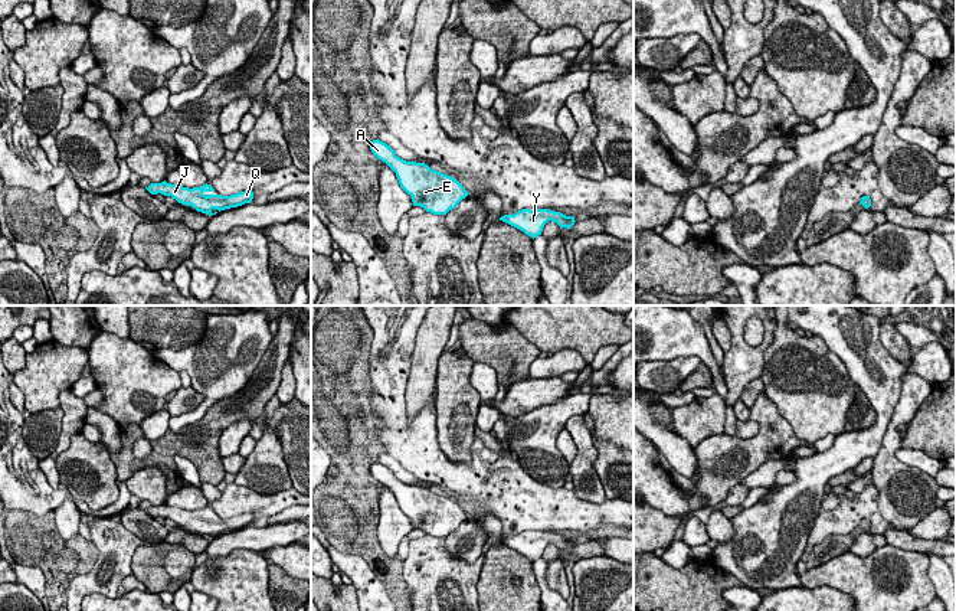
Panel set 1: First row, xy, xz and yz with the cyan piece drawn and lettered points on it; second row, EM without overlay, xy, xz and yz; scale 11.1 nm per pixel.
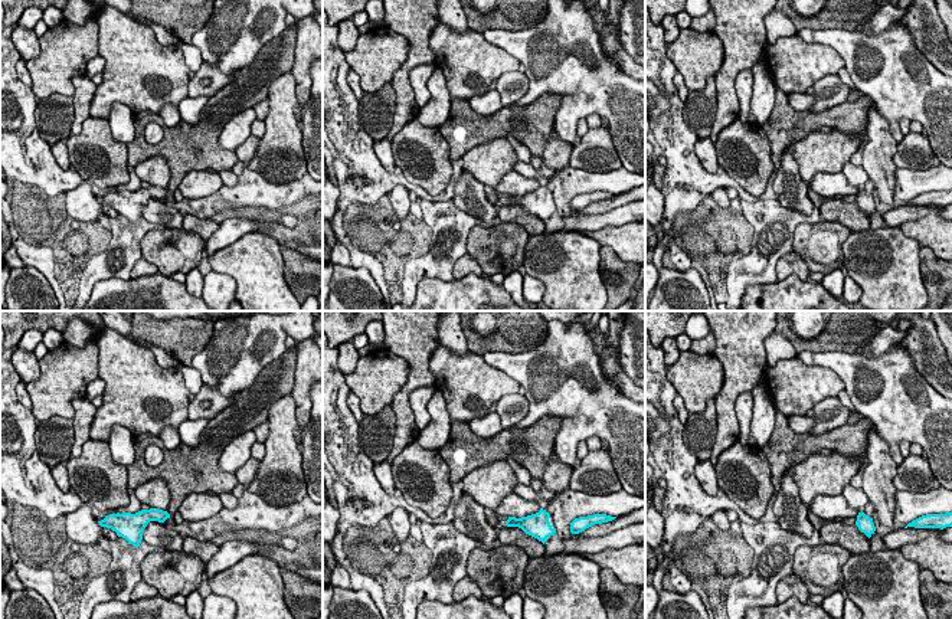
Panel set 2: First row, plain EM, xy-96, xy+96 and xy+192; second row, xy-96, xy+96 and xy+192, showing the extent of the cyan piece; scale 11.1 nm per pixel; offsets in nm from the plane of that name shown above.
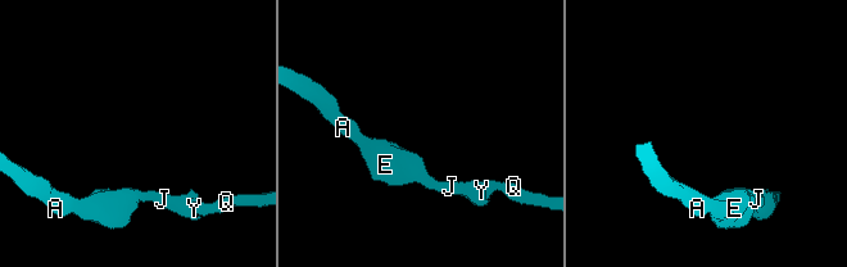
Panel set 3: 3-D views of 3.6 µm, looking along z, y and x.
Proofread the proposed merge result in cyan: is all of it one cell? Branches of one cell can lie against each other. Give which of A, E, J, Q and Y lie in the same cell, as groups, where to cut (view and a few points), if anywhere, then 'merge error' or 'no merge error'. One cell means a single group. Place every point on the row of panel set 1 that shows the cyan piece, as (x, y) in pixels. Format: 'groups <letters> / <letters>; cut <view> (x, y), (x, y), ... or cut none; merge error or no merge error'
groups A E J Q Y; cut none; no merge error

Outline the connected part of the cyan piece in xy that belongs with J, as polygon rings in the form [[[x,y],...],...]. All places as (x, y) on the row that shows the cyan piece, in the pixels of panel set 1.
[[[151,183],[145,187],[151,195],[161,193],[164,196],[171,196],[179,203],[186,206],[193,206],[197,212],[216,215],[220,210],[238,208],[245,203],[251,203],[253,199],[252,190],[239,192],[230,196],[213,195],[215,190],[210,184],[203,184],[200,187],[183,187],[179,184],[167,183]]]

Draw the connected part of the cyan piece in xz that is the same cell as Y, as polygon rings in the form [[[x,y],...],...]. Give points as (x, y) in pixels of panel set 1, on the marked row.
[[[521,209],[514,215],[501,216],[500,220],[523,231],[533,239],[541,235],[543,228],[549,220],[556,222],[560,228],[567,229],[570,229],[576,222],[573,216],[566,216],[550,209]]]

